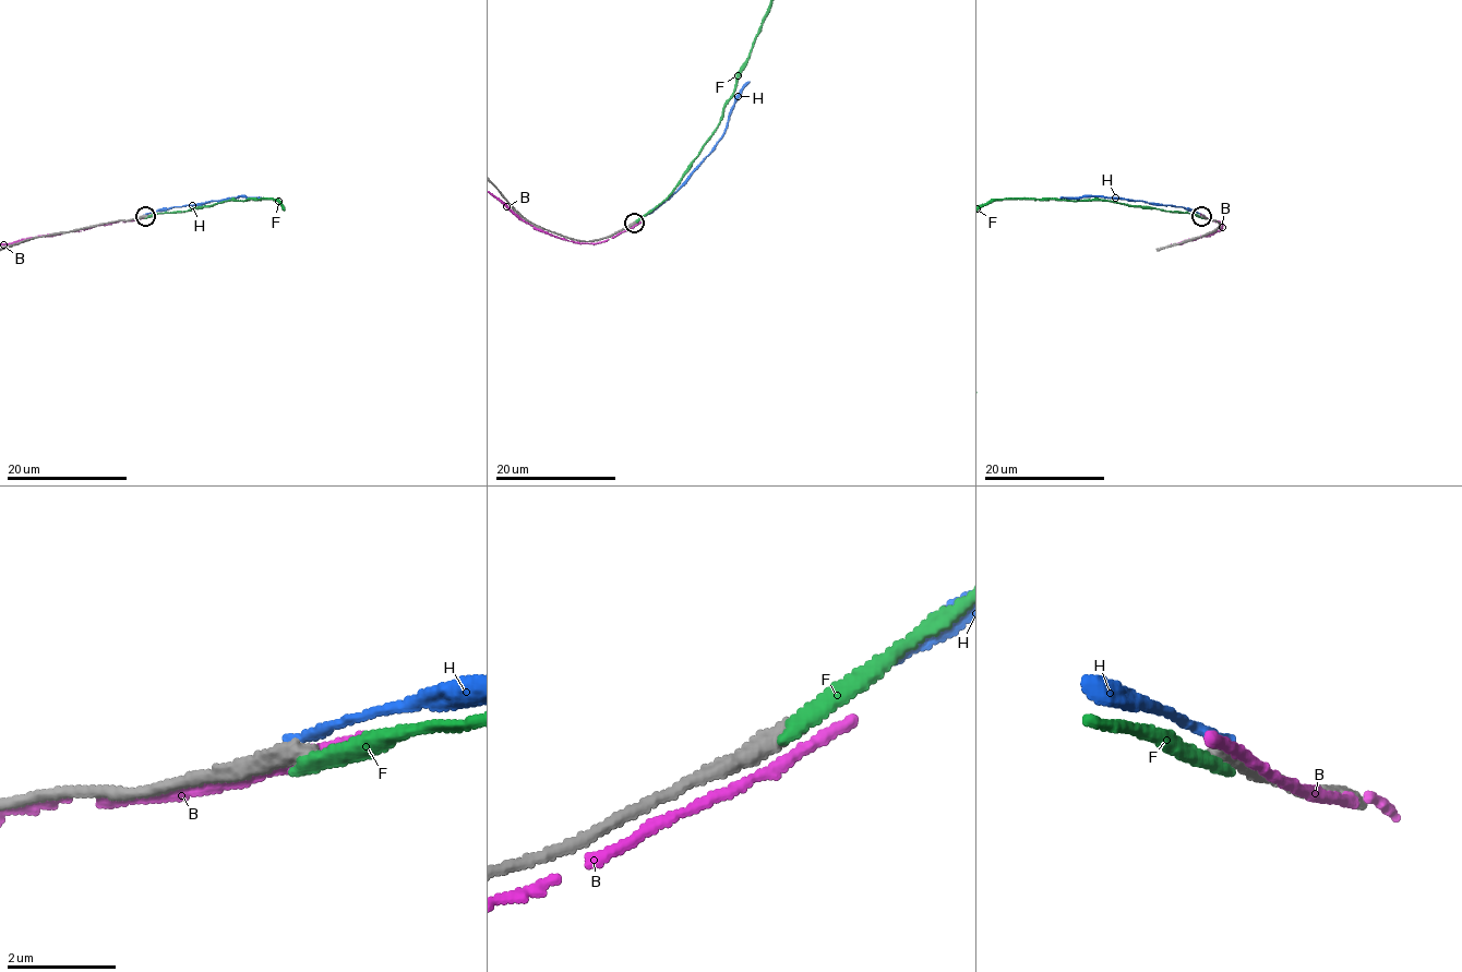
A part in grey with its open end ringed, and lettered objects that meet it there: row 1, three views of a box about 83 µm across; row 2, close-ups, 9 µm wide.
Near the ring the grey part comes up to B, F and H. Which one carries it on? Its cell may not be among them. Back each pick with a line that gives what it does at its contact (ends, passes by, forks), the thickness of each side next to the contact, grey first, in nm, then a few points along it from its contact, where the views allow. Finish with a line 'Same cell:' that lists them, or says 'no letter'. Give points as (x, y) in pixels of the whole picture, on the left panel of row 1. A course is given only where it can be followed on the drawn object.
Same cell: no letter

